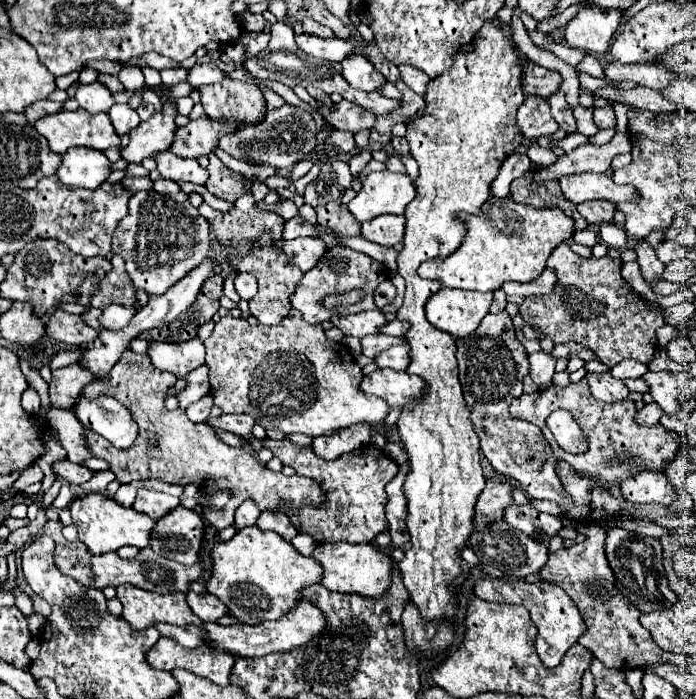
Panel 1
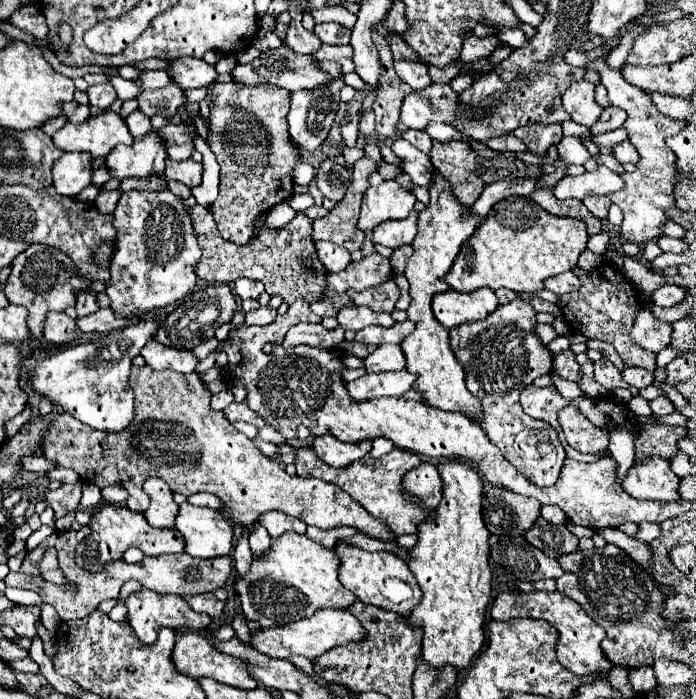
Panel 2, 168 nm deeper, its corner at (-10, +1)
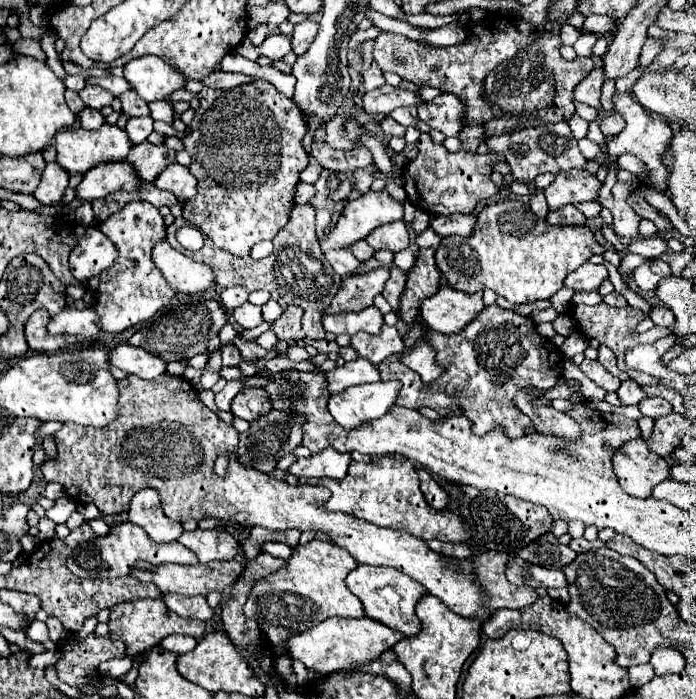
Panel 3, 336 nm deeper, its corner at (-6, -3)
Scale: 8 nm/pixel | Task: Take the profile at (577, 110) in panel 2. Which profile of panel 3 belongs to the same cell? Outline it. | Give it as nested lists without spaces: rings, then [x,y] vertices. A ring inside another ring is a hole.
[[[595,68],[595,70],[589,72],[589,76],[585,76],[585,80],[581,80],[575,86],[573,96],[575,96],[577,102],[601,110],[601,104],[599,104],[601,86],[603,86],[603,68]]]

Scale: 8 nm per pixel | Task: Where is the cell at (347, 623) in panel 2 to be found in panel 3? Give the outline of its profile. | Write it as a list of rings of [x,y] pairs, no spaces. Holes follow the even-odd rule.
[[[367,616],[363,618],[327,618],[323,620],[319,626],[295,634],[285,642],[285,652],[289,658],[293,660],[301,660],[307,668],[313,668],[321,674],[331,674],[343,668],[349,668],[353,662],[363,664],[363,662],[371,662],[375,658],[379,658],[385,650],[393,648],[399,640],[403,640],[405,636],[391,630],[389,626],[379,624],[377,620],[371,620]]]

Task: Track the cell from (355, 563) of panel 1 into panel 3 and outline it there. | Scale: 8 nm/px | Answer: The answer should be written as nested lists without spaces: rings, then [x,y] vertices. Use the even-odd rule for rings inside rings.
[[[359,564],[347,578],[345,578],[347,588],[363,602],[365,614],[389,628],[395,628],[397,632],[405,636],[415,636],[419,632],[419,618],[415,616],[415,604],[421,600],[421,596],[427,594],[423,586],[419,586],[415,580],[399,572],[397,568],[387,568],[387,566],[367,566]]]

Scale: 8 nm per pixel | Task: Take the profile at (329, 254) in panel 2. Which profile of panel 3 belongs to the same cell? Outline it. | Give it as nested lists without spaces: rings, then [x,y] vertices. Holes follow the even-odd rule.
[[[327,250],[323,252],[325,260],[331,264],[331,268],[339,274],[339,276],[349,276],[357,270],[359,260],[349,252],[349,250]]]

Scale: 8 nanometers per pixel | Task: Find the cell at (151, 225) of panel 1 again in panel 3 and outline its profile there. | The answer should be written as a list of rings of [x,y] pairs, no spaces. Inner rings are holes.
[[[139,200],[129,202],[121,210],[111,214],[107,220],[99,224],[99,230],[117,246],[119,258],[107,272],[99,276],[101,284],[97,288],[93,310],[99,314],[99,326],[105,332],[123,332],[151,318],[155,312],[165,308],[175,296],[175,290],[163,278],[163,274],[159,272],[159,268],[151,258],[153,246],[167,238],[165,222],[163,216],[159,214],[159,208]]]

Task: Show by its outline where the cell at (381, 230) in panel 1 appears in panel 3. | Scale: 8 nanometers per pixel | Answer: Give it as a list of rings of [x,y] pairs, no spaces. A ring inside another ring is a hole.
[[[397,220],[397,222],[385,224],[383,228],[375,228],[375,232],[371,232],[371,236],[367,236],[365,240],[375,250],[387,248],[391,252],[401,252],[409,246],[409,232],[405,222]]]

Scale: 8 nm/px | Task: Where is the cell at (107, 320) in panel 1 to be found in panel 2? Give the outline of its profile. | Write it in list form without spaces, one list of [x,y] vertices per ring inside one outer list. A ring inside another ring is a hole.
[[[111,308],[105,310],[97,310],[89,316],[77,318],[77,328],[81,332],[101,332],[101,334],[109,334],[113,330],[121,330],[127,326],[125,318],[115,318]]]

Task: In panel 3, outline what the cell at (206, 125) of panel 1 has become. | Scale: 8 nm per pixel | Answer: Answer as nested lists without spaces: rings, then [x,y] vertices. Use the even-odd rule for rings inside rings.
[[[145,140],[131,148],[127,162],[135,164],[141,180],[153,182],[169,166],[169,162],[175,162],[175,152],[169,150],[165,144],[151,144]]]

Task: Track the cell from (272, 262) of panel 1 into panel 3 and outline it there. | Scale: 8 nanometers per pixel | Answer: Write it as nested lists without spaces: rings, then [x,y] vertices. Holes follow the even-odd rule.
[[[311,204],[293,206],[289,214],[289,222],[275,236],[275,250],[263,260],[253,260],[251,256],[237,258],[229,252],[223,252],[221,248],[215,248],[215,244],[207,236],[205,236],[205,244],[201,250],[189,252],[175,238],[175,232],[179,226],[183,226],[183,218],[179,222],[175,218],[175,222],[167,228],[167,242],[175,250],[183,252],[187,258],[193,258],[209,266],[215,276],[215,286],[219,288],[245,286],[251,292],[253,290],[277,292],[287,304],[295,304],[305,310],[305,332],[309,338],[313,340],[325,338],[325,330],[321,328],[321,314],[323,314],[323,308],[331,302],[331,298],[337,294],[341,286],[341,276],[335,276],[333,268],[327,264],[327,260],[321,254],[321,246],[315,234],[315,210]]]

